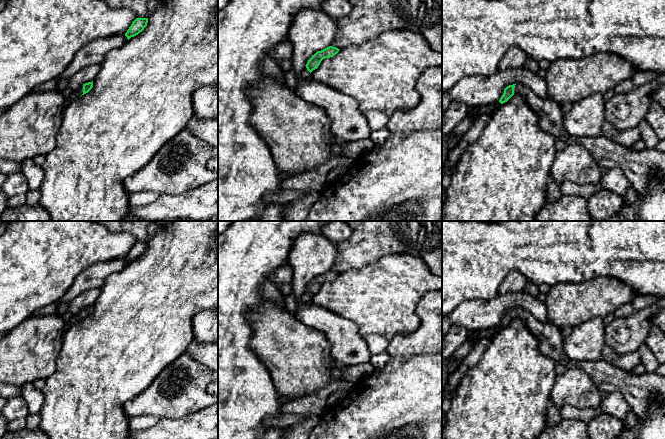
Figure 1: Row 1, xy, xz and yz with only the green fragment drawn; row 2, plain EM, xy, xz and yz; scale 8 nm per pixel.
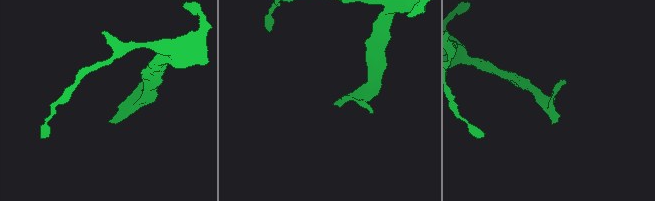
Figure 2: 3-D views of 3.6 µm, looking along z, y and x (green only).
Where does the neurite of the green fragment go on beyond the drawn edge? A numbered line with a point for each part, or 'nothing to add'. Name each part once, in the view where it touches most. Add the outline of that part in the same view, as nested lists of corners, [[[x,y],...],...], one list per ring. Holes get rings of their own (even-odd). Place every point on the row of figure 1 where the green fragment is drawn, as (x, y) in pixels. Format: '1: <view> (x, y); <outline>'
1: xy (77, 93); [[[83,85],[80,86],[77,90],[73,91],[71,95],[67,99],[65,99],[65,104],[67,105],[71,101],[79,98],[82,94],[83,94]]]

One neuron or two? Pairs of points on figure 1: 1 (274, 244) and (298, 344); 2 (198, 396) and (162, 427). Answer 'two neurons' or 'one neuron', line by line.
1: two neurons
2: two neurons

